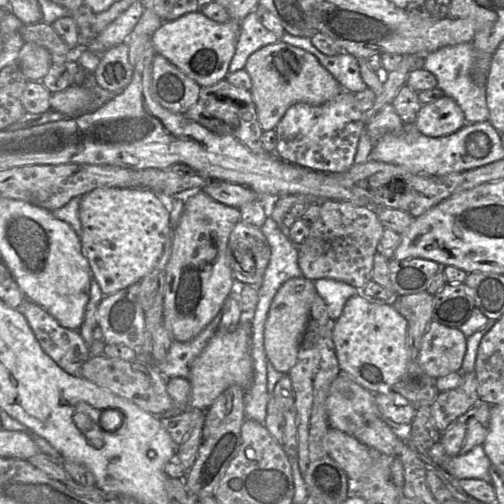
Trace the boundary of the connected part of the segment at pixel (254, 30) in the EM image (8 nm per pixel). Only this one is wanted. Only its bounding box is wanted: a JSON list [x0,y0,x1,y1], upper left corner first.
[228,10,279,73]

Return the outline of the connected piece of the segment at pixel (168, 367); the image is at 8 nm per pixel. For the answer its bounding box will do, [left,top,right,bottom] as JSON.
[154,310,222,380]

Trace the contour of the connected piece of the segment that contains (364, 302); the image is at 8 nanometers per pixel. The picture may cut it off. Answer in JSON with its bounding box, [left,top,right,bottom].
[332,290,409,393]

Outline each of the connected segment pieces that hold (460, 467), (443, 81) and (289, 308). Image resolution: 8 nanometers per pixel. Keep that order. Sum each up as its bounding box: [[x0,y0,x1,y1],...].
[[428,441,492,484],[420,42,489,124],[264,276,317,374]]

